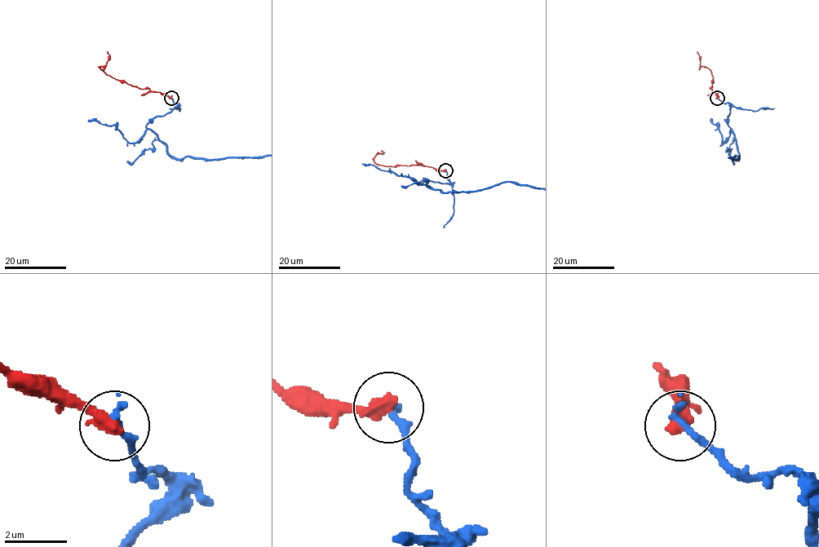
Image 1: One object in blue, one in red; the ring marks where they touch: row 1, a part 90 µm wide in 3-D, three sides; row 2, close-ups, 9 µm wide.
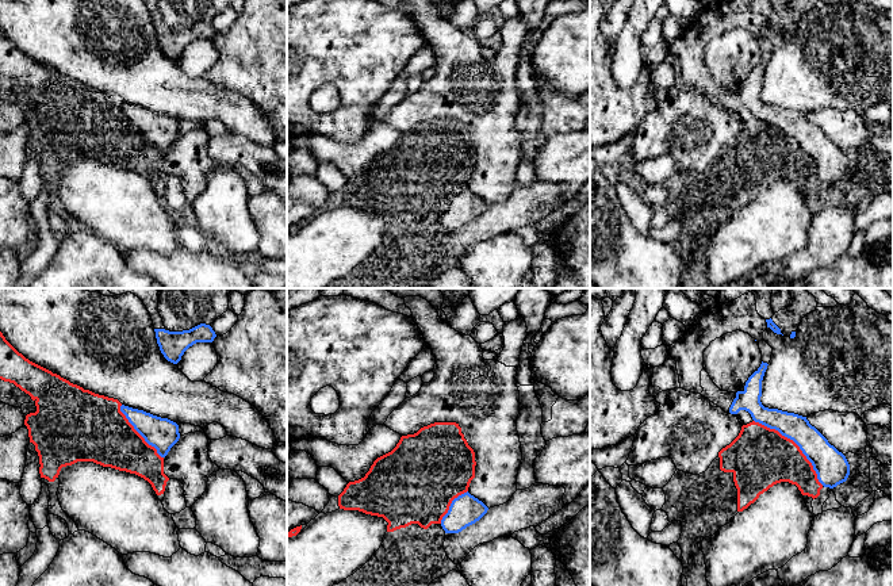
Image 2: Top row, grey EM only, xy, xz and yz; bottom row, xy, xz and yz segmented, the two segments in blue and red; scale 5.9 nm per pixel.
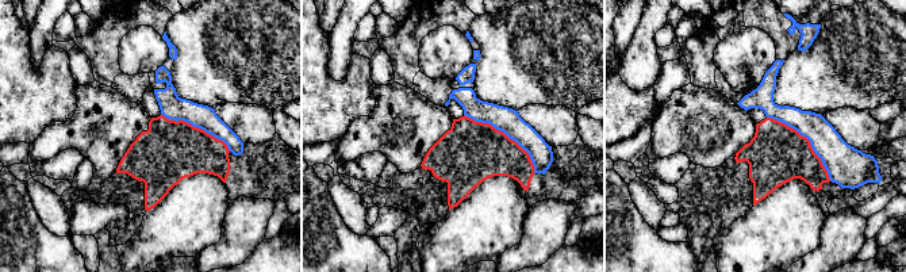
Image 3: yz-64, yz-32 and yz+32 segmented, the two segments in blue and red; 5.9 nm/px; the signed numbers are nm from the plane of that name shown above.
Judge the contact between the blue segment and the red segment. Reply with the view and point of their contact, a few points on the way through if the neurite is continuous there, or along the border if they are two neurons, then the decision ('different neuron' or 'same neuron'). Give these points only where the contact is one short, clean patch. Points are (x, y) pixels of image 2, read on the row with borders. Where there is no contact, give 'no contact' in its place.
meets blue in yz at (796, 443); different neuron

